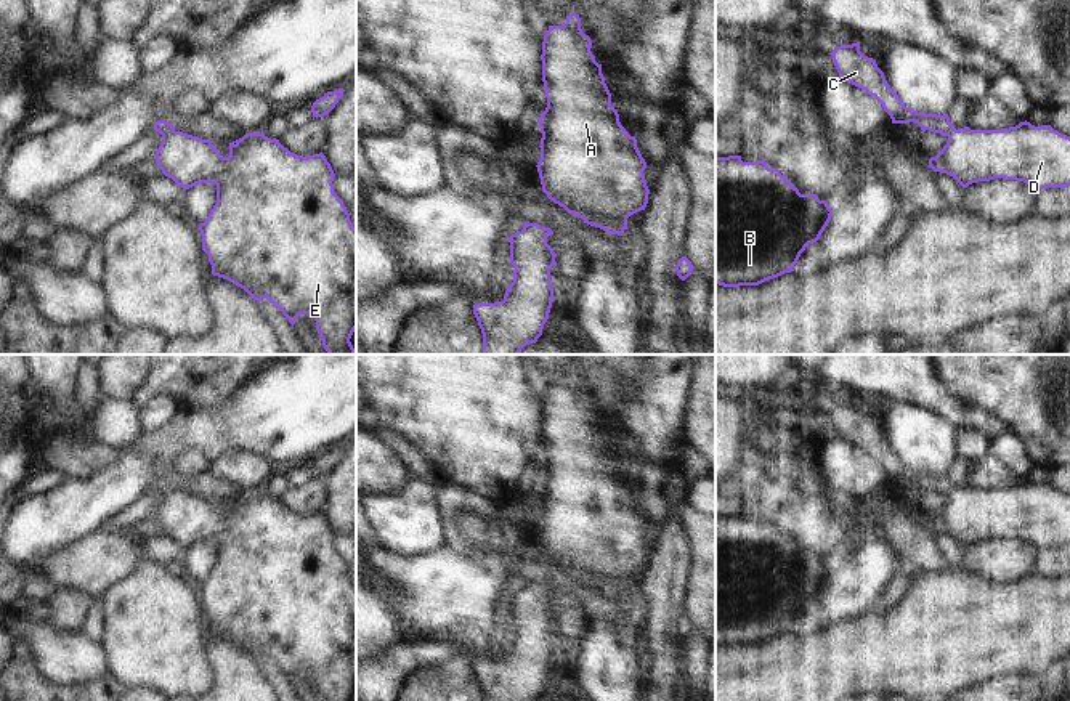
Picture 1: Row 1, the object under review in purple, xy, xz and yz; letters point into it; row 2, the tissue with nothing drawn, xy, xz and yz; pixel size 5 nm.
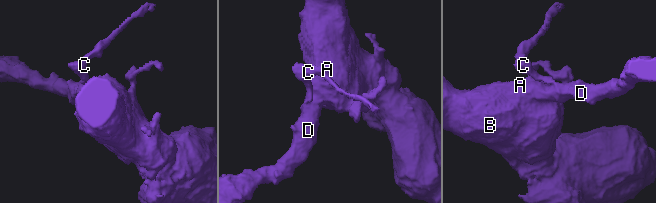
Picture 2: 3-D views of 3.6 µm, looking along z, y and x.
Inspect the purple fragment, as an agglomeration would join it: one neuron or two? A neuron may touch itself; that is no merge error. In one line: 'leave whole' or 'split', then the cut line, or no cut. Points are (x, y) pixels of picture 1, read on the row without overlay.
split | xy (174, 490), (162, 494)

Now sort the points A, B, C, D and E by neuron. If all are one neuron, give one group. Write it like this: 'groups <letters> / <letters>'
groups A B D E / C

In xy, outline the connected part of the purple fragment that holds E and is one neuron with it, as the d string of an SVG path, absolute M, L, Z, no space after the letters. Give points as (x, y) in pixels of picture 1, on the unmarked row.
M172 491L162 494L154 517L162 533L184 550L202 542L217 544L217 563L199 584L202 610L209 614L213 635L228 638L257 661L266 658L292 685L300 674L311 674L322 701L350 701L356 690L356 587L334 552L335 533L322 512L297 515L279 499L257 491L229 502L229 515L223 517L210 499Z

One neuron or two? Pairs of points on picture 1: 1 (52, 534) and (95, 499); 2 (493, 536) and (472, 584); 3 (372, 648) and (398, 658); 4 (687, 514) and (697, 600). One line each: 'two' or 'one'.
1: one
2: two
3: two
4: one

